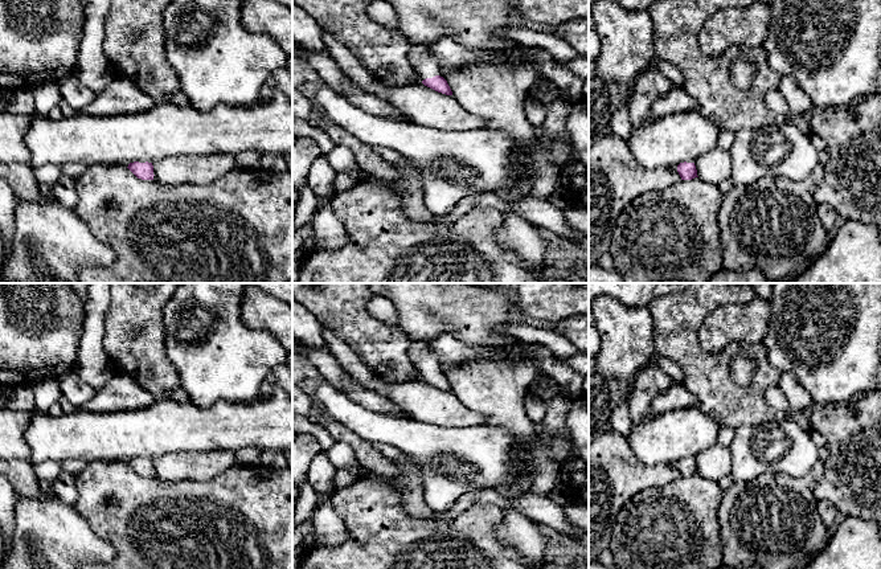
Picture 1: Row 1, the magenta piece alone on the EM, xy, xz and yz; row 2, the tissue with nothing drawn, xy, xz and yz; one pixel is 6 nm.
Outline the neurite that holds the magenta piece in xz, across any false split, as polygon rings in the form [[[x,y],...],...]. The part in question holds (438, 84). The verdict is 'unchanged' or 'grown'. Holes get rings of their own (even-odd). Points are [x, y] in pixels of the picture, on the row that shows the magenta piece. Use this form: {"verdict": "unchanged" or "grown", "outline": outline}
{"verdict": "grown", "outline": [[[410,44],[409,60],[425,86],[438,93],[452,95],[447,81],[440,75],[439,65],[429,58],[427,46]]]}

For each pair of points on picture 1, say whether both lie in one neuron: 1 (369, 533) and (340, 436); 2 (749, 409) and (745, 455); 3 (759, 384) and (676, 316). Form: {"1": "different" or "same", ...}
{"1": "different", "2": "different", "3": "same"}

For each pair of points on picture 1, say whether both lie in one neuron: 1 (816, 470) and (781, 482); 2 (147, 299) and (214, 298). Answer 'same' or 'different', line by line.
1: same
2: different

